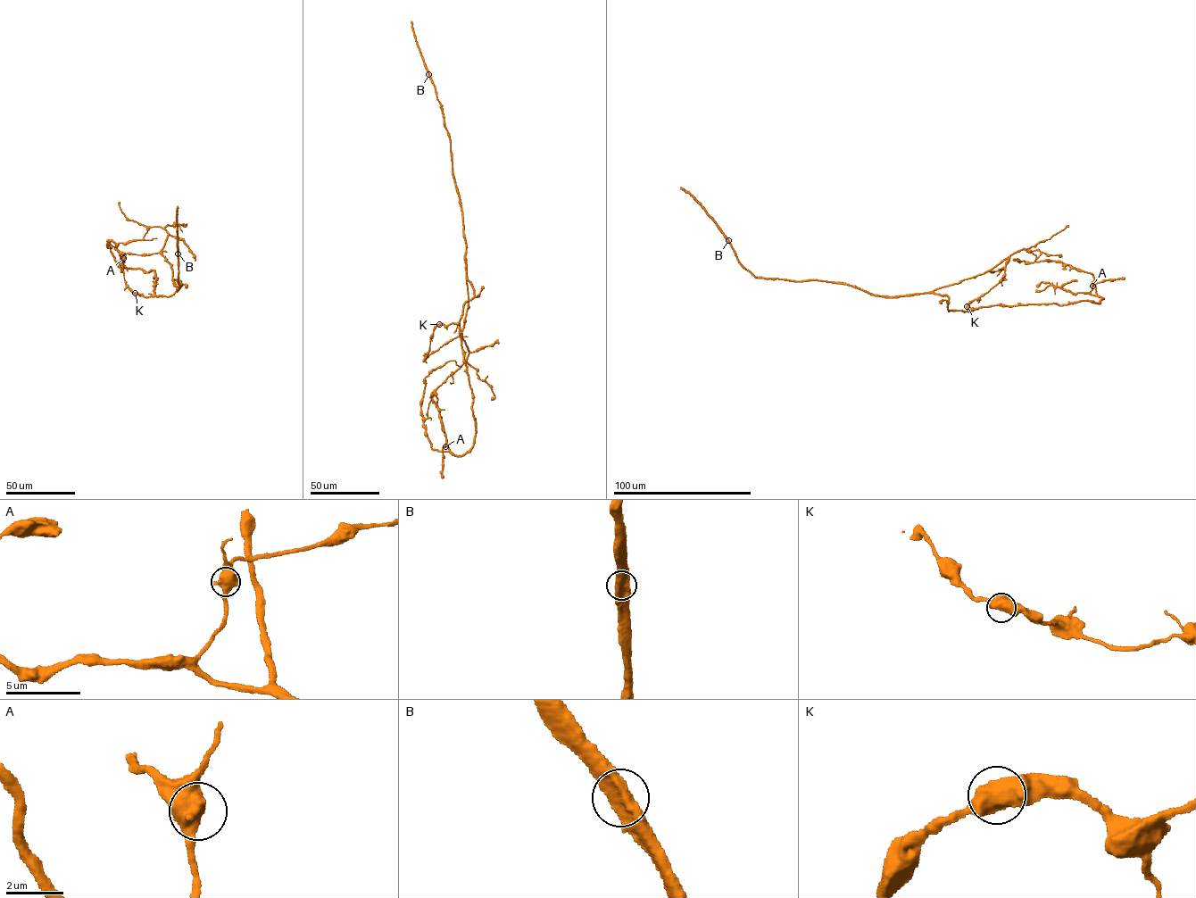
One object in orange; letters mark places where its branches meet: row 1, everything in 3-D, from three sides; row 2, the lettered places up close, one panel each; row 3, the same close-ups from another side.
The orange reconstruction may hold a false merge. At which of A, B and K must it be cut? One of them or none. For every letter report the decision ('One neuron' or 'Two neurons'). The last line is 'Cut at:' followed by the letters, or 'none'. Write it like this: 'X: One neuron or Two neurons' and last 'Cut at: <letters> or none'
A: One neuron
B: One neuron
K: One neuron
Cut at: none

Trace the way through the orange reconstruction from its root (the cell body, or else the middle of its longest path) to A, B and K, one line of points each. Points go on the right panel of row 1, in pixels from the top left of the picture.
A: (949, 311), (967, 311), (994, 305), (1064, 305), (1087, 301), (1099, 303), (1102, 299), (1090, 294), (1092, 286)
B: (949, 311), (948, 297), (932, 293), (886, 296), (832, 282), (756, 277), (740, 262), (728, 240)
K: (949, 311), (967, 311), (967, 306)

